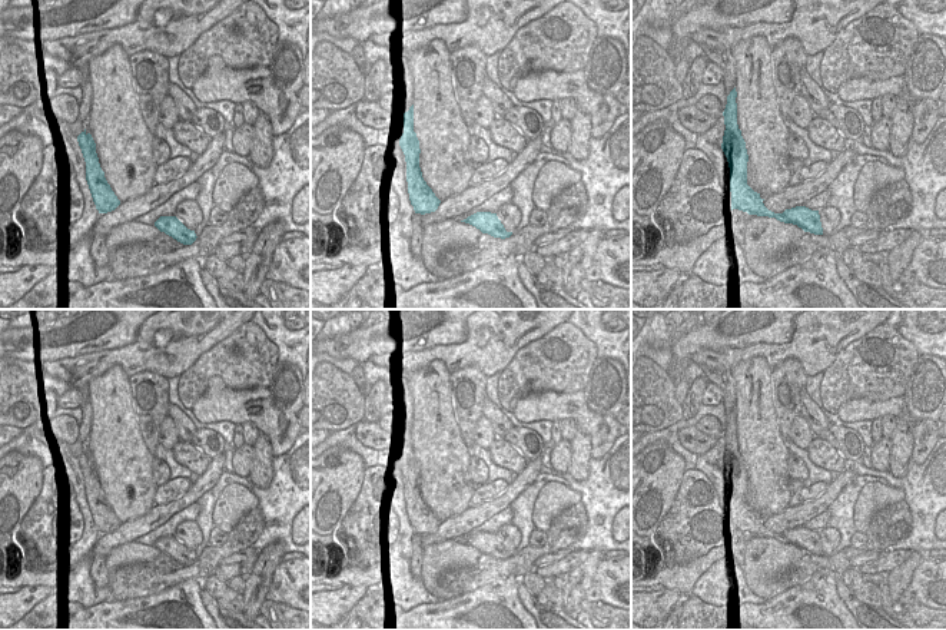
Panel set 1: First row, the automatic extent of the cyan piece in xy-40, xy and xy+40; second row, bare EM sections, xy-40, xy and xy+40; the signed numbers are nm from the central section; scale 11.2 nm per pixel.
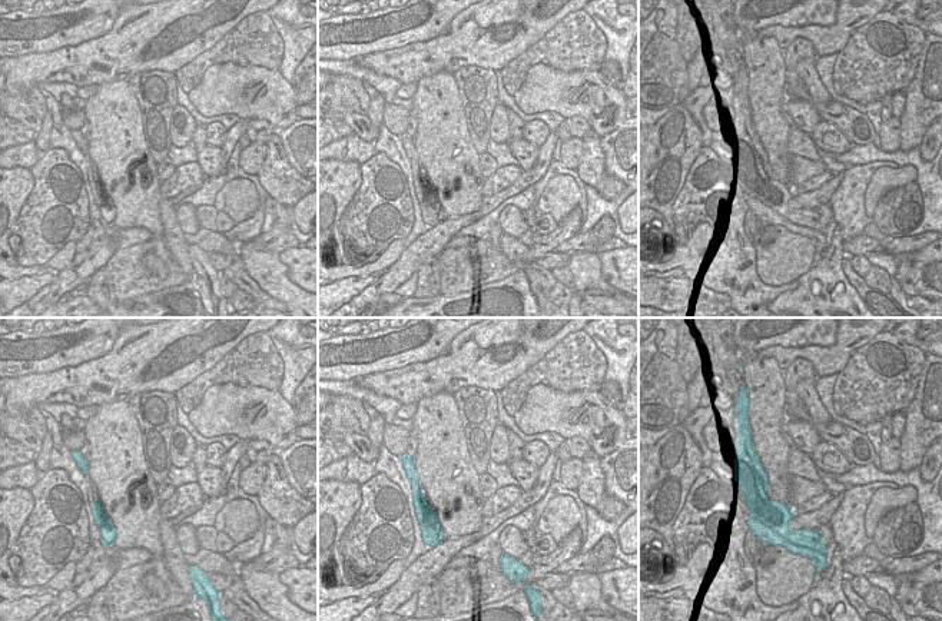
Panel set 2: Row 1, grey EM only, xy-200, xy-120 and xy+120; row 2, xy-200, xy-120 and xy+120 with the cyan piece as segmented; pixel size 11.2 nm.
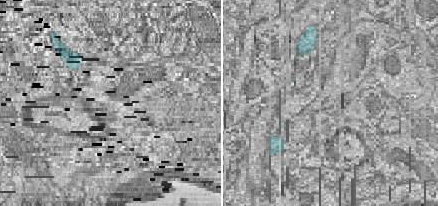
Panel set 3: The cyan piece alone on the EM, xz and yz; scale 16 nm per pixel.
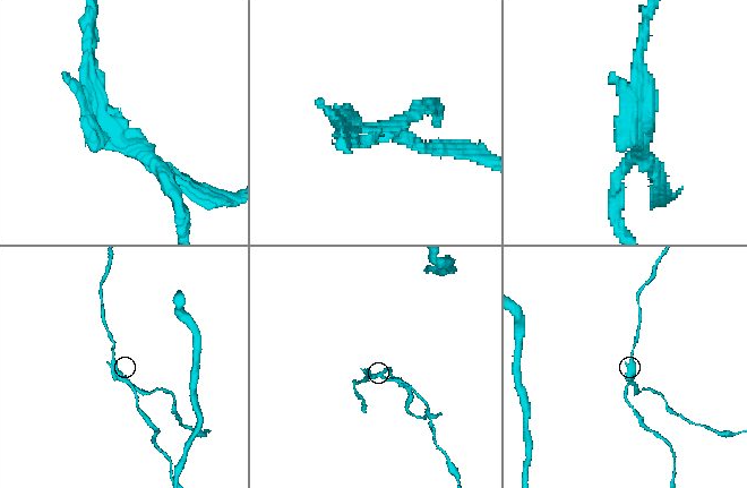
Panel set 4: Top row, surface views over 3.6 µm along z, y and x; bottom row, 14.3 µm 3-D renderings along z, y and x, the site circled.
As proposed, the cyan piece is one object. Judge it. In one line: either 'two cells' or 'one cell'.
two cells

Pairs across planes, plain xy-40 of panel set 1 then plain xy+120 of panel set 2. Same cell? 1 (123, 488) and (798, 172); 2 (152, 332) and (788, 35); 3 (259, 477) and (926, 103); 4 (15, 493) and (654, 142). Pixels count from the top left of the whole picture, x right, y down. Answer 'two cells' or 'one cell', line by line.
1: two cells
2: one cell
3: one cell
4: one cell

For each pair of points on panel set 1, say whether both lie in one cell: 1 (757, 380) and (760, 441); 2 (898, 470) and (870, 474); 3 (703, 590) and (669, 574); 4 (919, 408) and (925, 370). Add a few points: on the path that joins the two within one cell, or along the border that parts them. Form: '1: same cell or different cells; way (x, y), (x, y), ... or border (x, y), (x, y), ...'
1: same cell; way (757, 395), (757, 425)
2: different cells; border (910, 457), (906, 473), (902, 477), (890, 474)
3: different cells; border (716, 561), (699, 577), (690, 593)
4: same cell; way (925, 398), (925, 380)

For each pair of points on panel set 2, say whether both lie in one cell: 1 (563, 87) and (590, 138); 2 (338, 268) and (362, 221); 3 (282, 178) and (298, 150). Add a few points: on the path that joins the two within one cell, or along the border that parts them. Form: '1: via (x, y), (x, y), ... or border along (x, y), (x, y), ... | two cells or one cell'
1: border along (590, 129), (600, 138) | two cells
2: border along (338, 251), (342, 262), (354, 266), (375, 259) | two cells
3: border along (278, 133), (287, 160), (302, 176) | two cells

